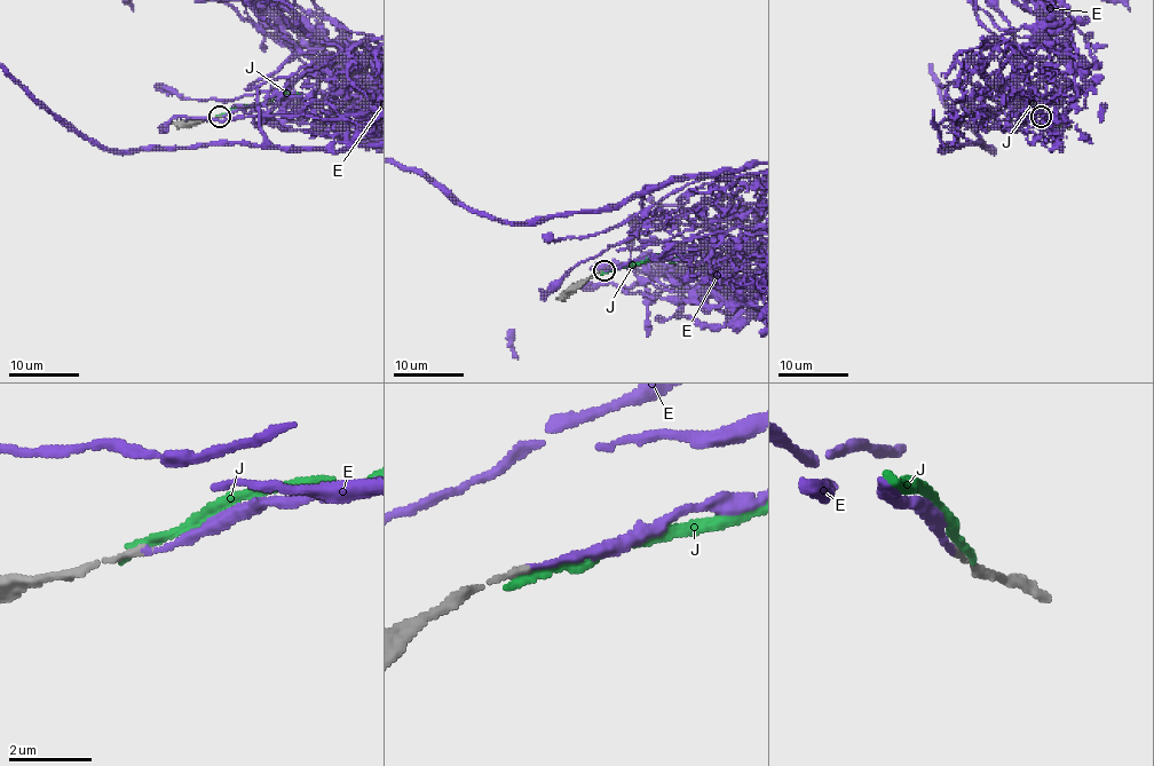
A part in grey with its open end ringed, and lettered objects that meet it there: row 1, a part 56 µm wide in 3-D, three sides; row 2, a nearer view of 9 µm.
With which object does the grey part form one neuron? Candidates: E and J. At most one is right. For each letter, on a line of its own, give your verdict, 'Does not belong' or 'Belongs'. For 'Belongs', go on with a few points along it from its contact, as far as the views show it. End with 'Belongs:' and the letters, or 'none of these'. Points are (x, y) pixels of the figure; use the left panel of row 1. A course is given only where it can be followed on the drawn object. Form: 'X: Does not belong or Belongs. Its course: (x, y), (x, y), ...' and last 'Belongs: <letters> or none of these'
E: Belongs
J: Does not belong
Belongs: E

